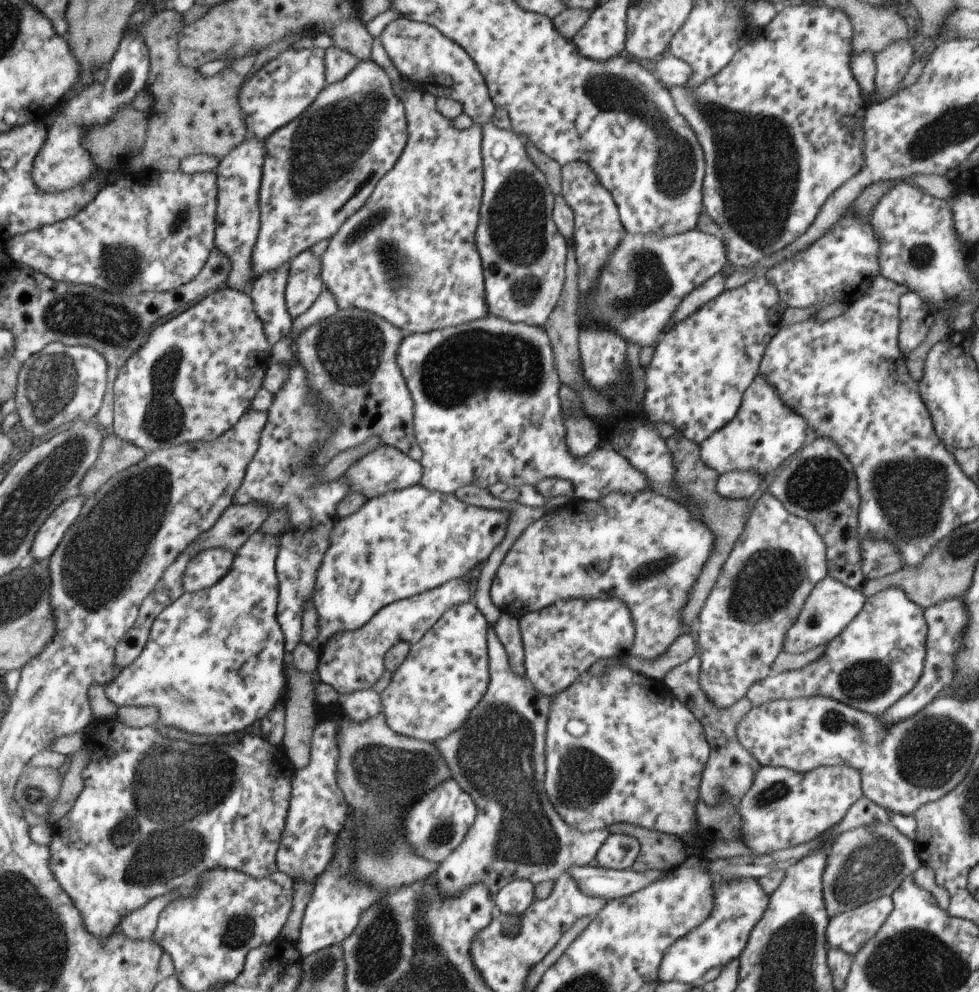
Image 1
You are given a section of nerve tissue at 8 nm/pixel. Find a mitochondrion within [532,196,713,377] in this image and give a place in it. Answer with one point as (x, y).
(651, 279)

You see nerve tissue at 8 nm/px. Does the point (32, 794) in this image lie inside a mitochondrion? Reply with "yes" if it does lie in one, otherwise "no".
yes

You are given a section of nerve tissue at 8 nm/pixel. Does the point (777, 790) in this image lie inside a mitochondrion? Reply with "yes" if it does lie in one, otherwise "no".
yes

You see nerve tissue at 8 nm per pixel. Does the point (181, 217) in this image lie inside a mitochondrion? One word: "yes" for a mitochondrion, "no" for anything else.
yes

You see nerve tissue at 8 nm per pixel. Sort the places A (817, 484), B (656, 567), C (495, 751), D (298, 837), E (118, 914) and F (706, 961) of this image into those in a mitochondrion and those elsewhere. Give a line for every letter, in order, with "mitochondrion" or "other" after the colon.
A: mitochondrion
B: mitochondrion
C: mitochondrion
D: other
E: other
F: other

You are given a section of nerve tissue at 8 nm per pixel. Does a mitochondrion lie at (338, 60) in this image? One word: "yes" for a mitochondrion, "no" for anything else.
no

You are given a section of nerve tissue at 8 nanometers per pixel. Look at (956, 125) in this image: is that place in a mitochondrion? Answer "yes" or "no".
yes

